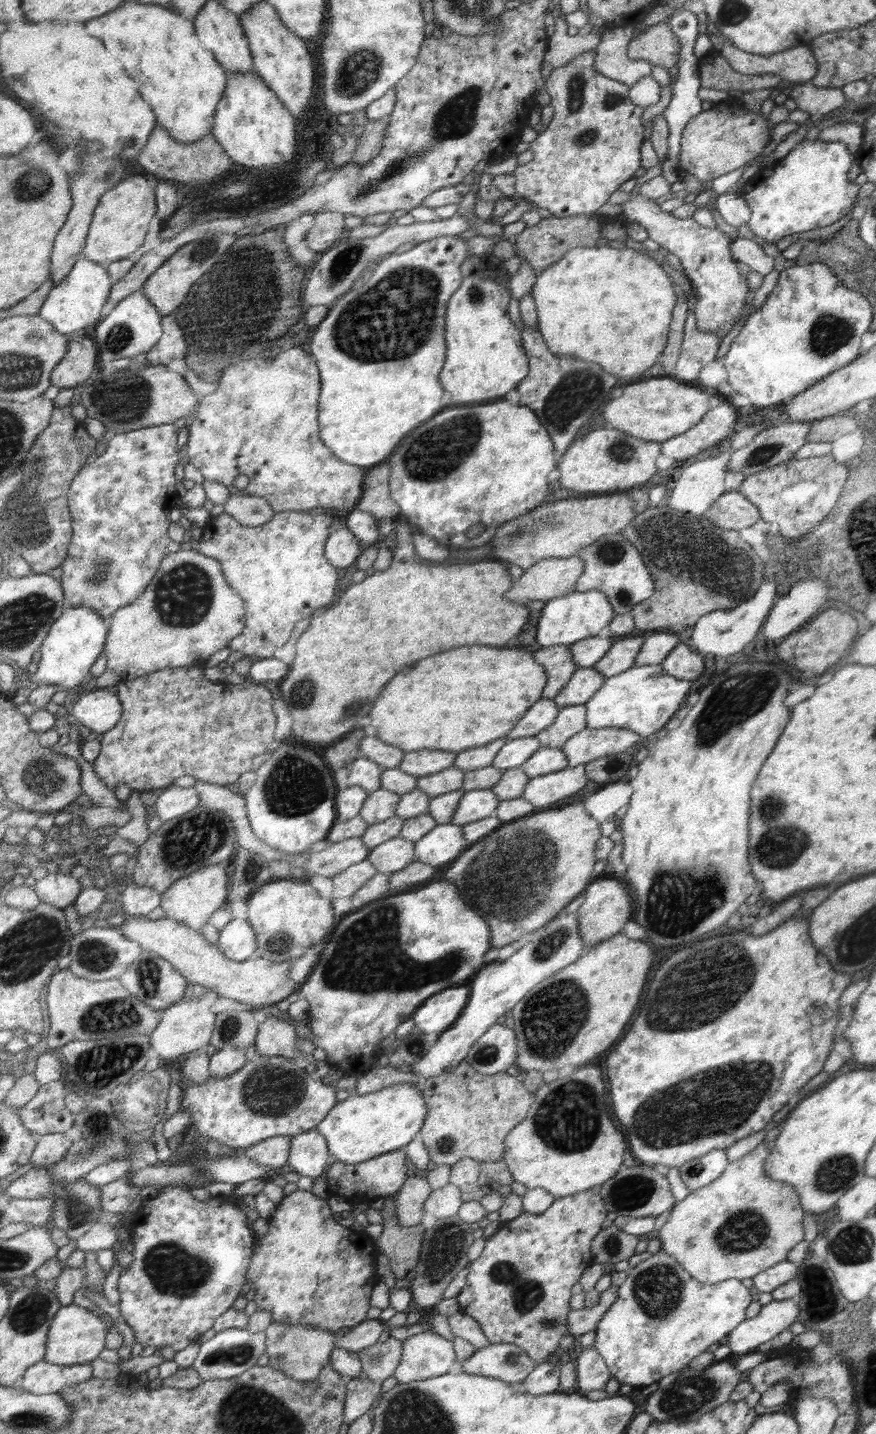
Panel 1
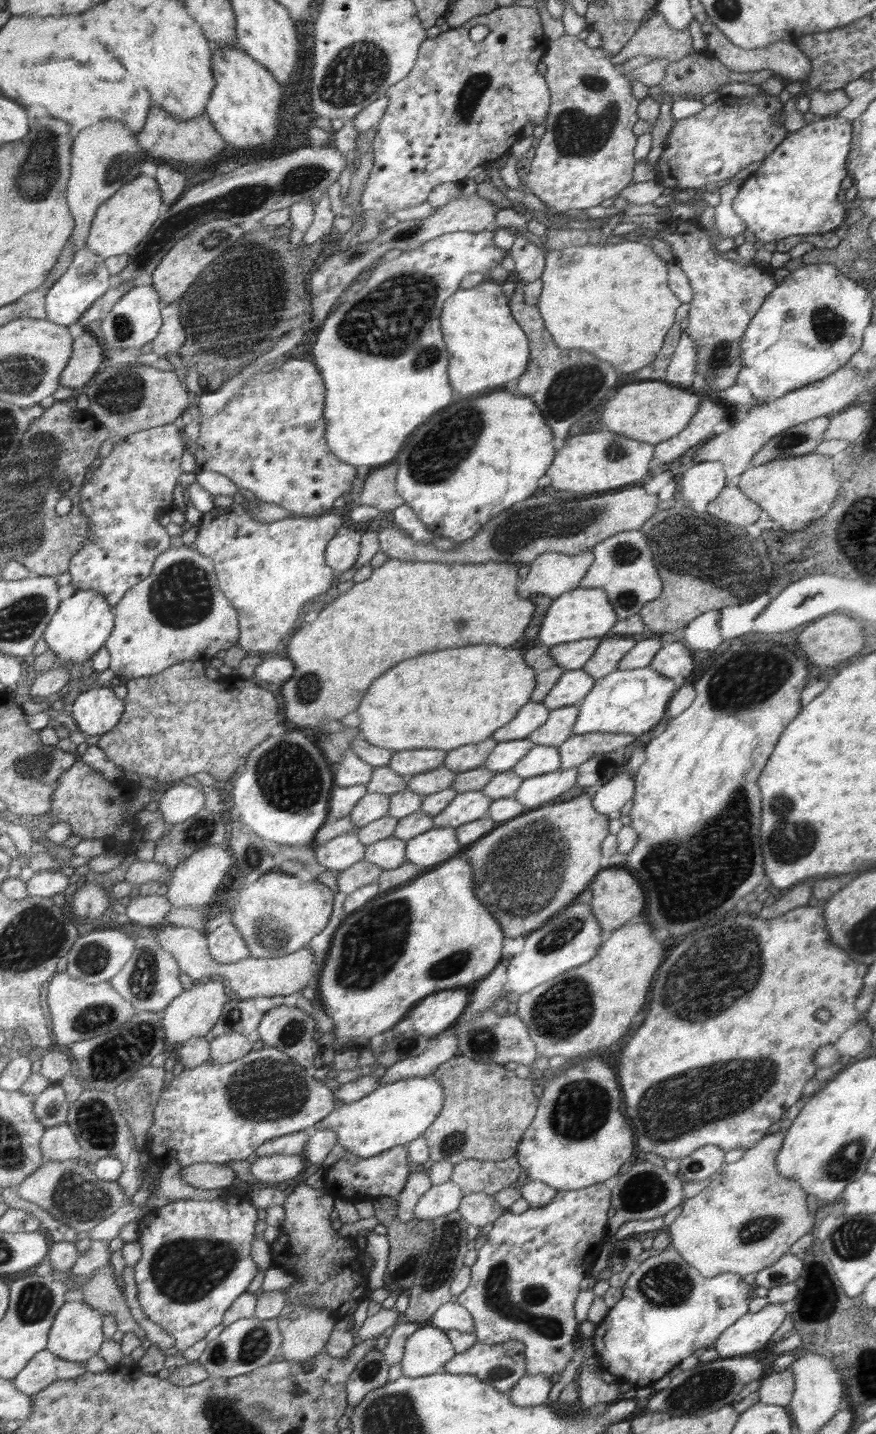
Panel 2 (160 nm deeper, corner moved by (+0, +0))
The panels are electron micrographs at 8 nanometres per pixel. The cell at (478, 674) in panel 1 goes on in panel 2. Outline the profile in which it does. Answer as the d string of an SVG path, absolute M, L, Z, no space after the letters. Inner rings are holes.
M466 646L450 648L434 654L424 654L408 662L400 662L396 670L388 670L364 698L364 706L356 709L359 716L357 728L360 737L374 746L399 751L415 748L454 750L464 744L474 744L492 737L492 733L507 725L516 717L519 710L532 700L538 684L534 667L526 666L522 652L515 647Z

